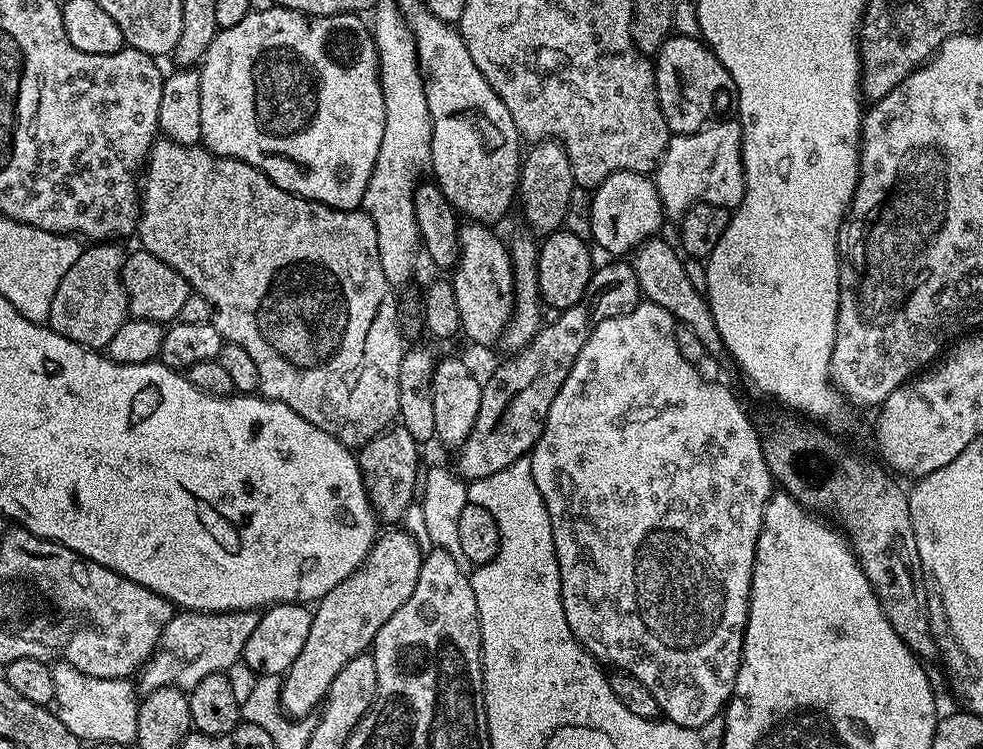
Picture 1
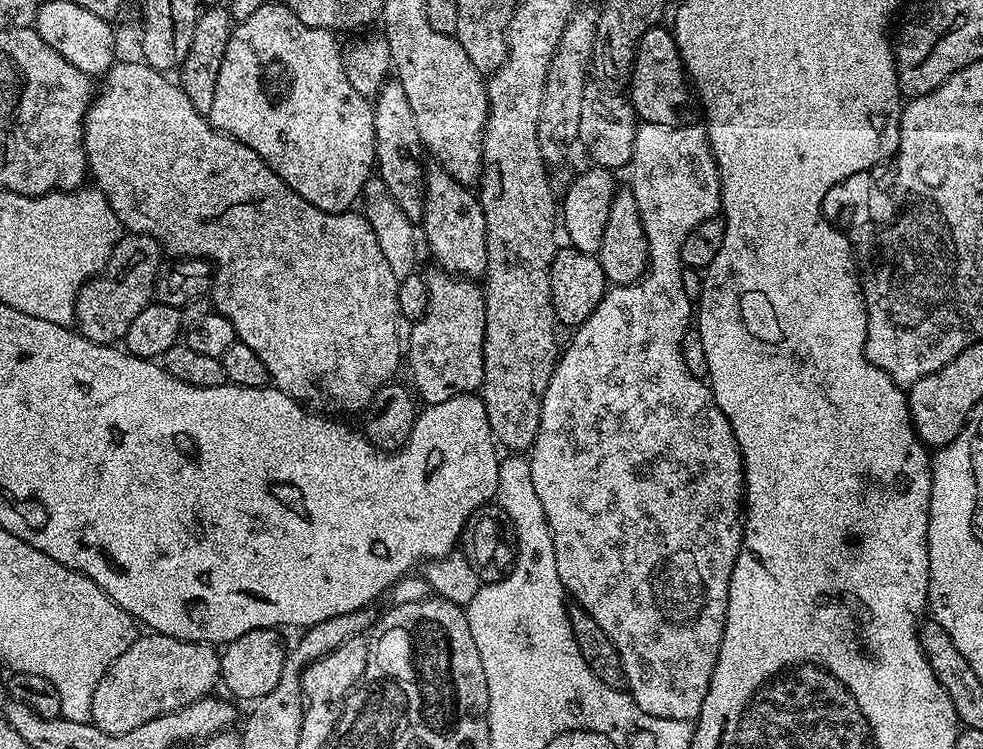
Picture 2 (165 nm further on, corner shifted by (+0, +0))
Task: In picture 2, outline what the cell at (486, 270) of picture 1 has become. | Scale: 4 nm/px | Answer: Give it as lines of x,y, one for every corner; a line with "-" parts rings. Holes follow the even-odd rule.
439,166
427,169
424,182
422,240
432,247
439,267
453,274
482,274
486,270
486,218
480,215
479,199

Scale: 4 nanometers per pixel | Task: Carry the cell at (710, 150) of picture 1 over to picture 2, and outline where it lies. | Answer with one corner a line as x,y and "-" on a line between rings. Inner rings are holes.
685,122
674,128
641,123
634,138
631,172
630,187
634,202
638,202
638,214
642,218
646,234
648,269
632,284
609,287
602,302
598,302
594,314
590,314
590,318
586,318
586,322
571,333
572,341
569,342
568,349
559,353
556,369
552,372
550,382
546,386
546,394
542,398
540,429
530,449
534,494
538,494
542,510
546,510
546,522
554,538
558,578
565,593
571,599
573,596
576,599
573,601
584,608
586,614
590,614
590,618
594,618
594,622
598,622
598,626
606,630
606,638
614,642
622,658
624,677
628,679
627,691
632,700
639,708
646,710
646,714
654,714
654,718
695,721
702,710
702,702
706,698
706,690
710,686
710,678
714,674
714,666
718,662
722,646
724,615
730,594
730,574
744,543
742,509
746,504
744,463
740,447
734,438
734,430
730,430
726,414
718,410
711,387
704,380
694,378
694,374
686,370
686,362
682,362
682,338
690,331
694,320
694,301
686,298
686,290
682,290
680,251
682,242
686,242
686,234
690,234
694,226
706,222
706,218
721,211
720,171
708,141
707,131
701,125
699,128
696,124

